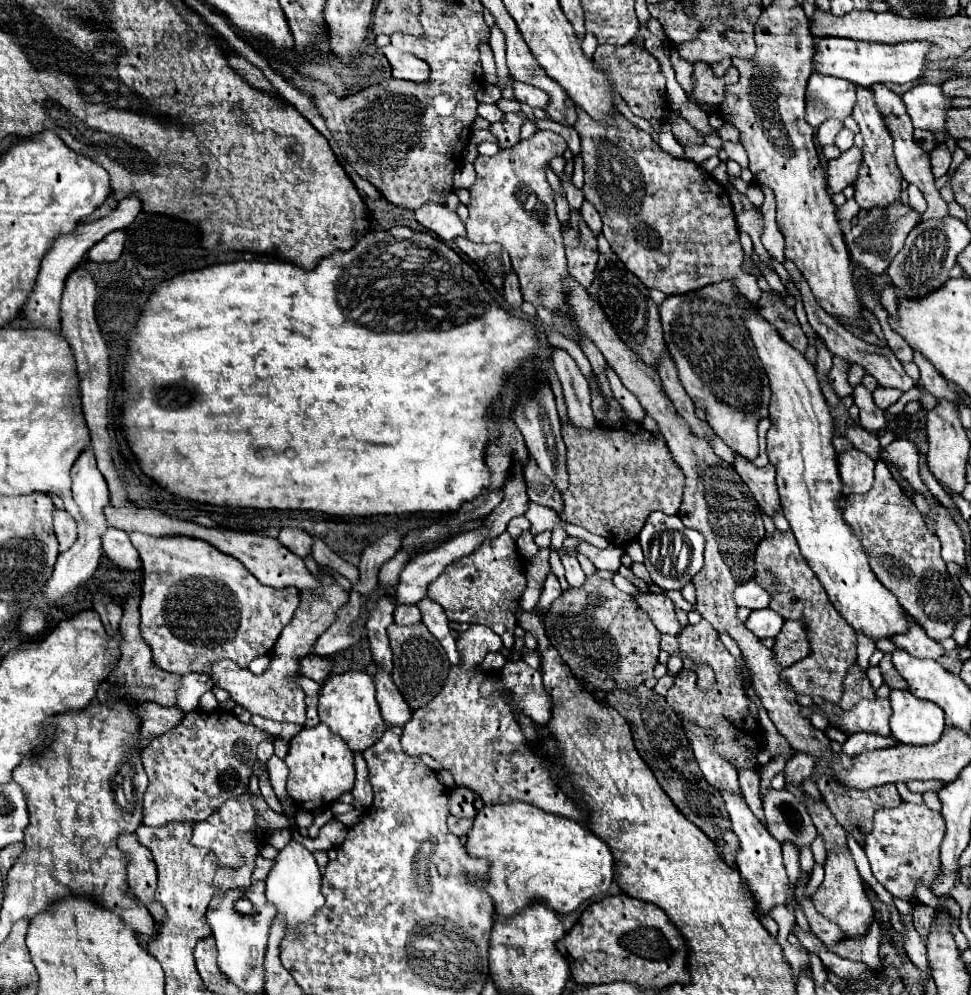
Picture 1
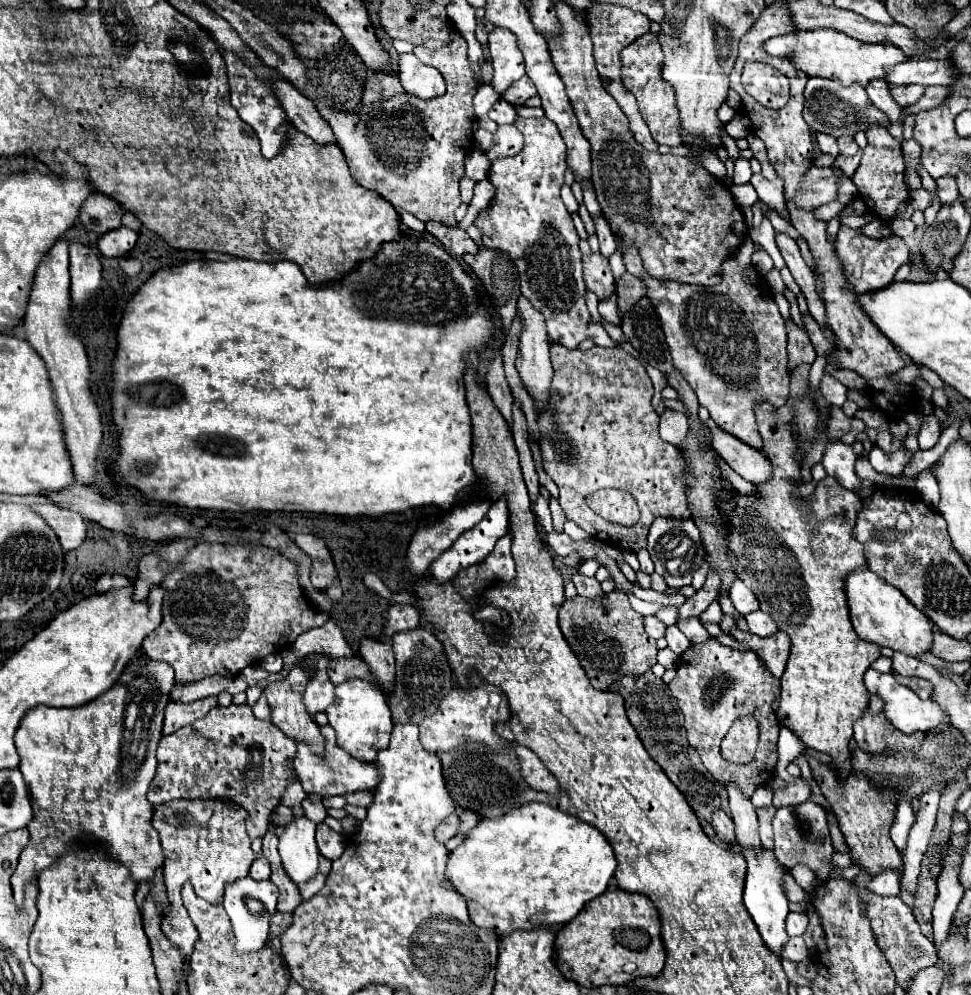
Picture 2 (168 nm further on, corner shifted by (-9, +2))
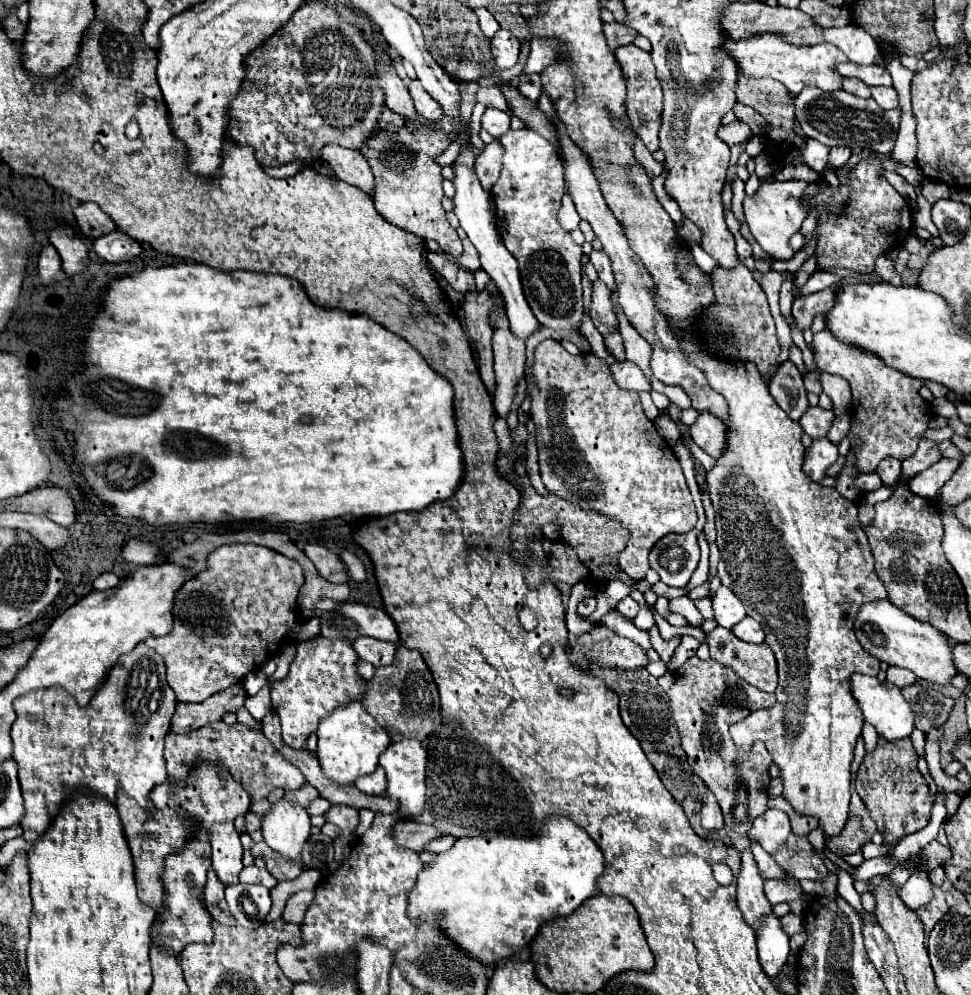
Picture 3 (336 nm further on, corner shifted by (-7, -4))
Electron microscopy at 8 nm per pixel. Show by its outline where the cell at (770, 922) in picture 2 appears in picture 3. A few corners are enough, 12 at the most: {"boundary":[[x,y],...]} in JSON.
{"boundary":[[774,912],[760,918],[758,958],[776,978],[790,954],[790,938]]}

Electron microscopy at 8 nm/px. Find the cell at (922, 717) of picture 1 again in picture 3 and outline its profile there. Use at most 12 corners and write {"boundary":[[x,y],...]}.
{"boundary":[[854,674],[852,694],[864,720],[886,740],[914,730],[900,688]]}

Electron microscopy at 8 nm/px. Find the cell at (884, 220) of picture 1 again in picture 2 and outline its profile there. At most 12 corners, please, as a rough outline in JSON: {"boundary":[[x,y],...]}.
{"boundary":[[842,226],[836,254],[850,290],[888,286],[908,262],[902,238]]}

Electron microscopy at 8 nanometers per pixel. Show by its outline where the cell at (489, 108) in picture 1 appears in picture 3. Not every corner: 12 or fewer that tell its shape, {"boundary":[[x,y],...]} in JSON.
{"boundary":[[486,108],[482,128],[500,138],[510,130],[510,114]]}

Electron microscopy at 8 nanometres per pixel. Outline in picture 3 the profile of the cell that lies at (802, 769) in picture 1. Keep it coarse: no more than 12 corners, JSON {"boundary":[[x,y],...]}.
{"boundary":[[782,810],[758,816],[748,838],[772,854],[790,836]]}

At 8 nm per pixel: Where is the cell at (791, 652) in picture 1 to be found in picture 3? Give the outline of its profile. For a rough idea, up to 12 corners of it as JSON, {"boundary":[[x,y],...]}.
{"boundary":[[718,626],[708,634],[714,660],[748,684],[776,690],[768,644],[748,644]]}

